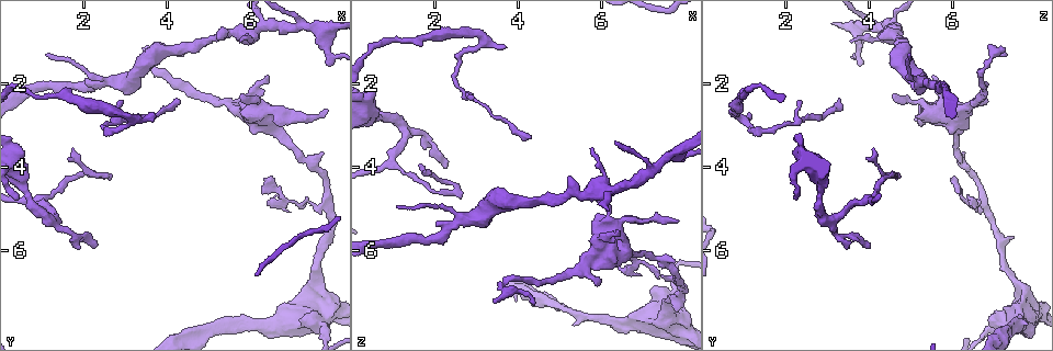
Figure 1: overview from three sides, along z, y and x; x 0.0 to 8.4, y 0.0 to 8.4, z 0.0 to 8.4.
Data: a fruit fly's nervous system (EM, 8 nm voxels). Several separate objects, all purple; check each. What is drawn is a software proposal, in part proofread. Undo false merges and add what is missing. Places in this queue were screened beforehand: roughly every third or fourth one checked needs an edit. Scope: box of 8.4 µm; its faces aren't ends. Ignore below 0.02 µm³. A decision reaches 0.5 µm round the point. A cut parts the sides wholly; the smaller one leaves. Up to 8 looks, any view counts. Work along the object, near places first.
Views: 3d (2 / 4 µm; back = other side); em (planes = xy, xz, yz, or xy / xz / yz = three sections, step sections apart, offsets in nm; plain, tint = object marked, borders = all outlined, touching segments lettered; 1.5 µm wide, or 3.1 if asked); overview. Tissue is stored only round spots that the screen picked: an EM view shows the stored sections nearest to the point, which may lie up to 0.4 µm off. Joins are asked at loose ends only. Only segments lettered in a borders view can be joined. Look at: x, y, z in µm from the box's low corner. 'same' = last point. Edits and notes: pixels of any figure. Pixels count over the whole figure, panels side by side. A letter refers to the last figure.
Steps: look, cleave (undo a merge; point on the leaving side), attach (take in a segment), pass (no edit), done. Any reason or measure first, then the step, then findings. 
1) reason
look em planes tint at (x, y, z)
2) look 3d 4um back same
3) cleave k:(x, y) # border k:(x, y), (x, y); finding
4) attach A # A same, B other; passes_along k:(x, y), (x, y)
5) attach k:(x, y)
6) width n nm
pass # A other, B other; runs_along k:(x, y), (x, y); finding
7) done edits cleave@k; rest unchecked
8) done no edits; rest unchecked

abrupt turn
look em planes tint at (1.00, 4.70, 3.90)

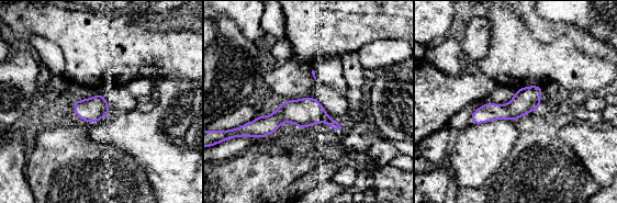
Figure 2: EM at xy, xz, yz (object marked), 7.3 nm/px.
look em planes borders same

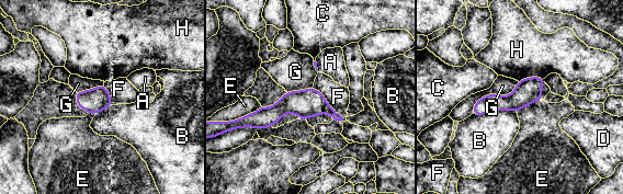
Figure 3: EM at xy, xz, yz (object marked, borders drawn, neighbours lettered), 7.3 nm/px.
width 180 nm
pass # A other, B other, C other, D other, E other, F other, G other, H other; runs_along 3:(338, 117), (283, 105), (250, 121); one cell here

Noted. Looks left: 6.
tapers out
look 3d 4um at (4.35, 2.40, 3.30)

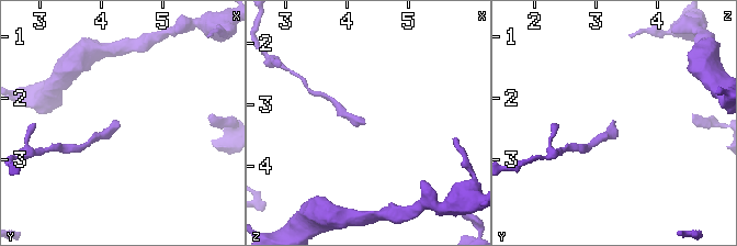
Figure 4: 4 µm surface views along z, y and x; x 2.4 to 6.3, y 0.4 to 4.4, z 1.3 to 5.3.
look em planes borders at (4.30, 2.35, 3.30)

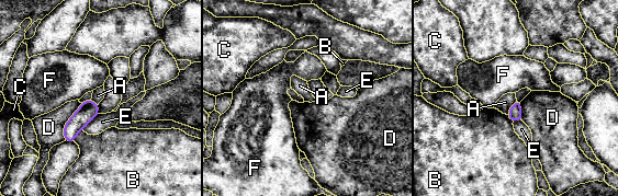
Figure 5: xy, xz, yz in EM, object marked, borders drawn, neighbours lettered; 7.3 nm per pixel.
pass # A other, B other, C other, D other, E other, F other; border 5:(516, 99), (506, 114); none of them fits

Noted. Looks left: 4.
tapers out
look em planes borders at (3.75, 2.75, 1.15)

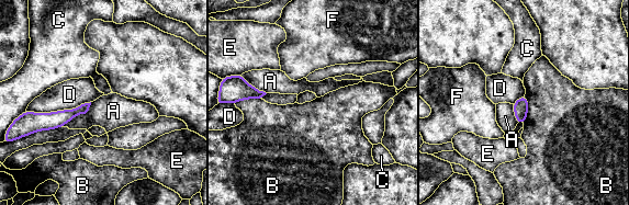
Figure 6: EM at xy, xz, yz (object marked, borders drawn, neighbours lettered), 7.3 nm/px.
pass # A other, B other, C other, D other, E other, F other; none of them fits

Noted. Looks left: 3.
done no edits; rest unchecked

